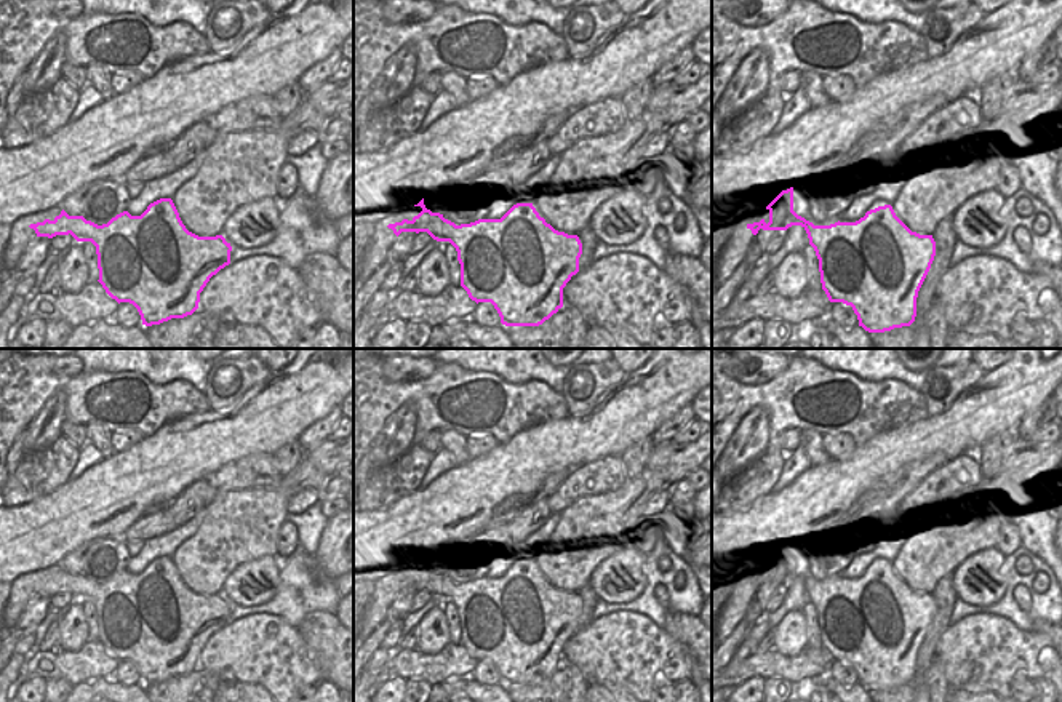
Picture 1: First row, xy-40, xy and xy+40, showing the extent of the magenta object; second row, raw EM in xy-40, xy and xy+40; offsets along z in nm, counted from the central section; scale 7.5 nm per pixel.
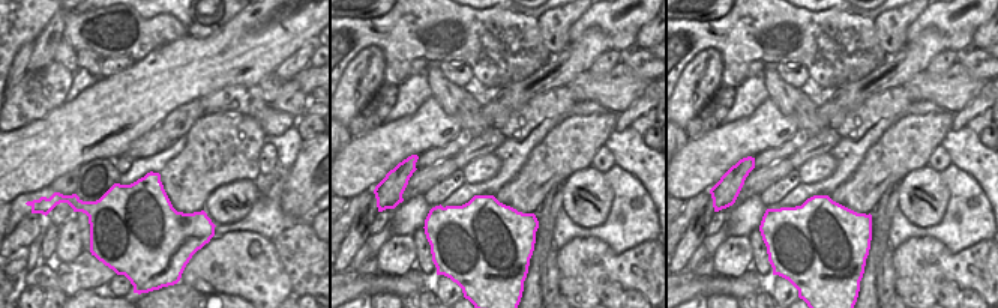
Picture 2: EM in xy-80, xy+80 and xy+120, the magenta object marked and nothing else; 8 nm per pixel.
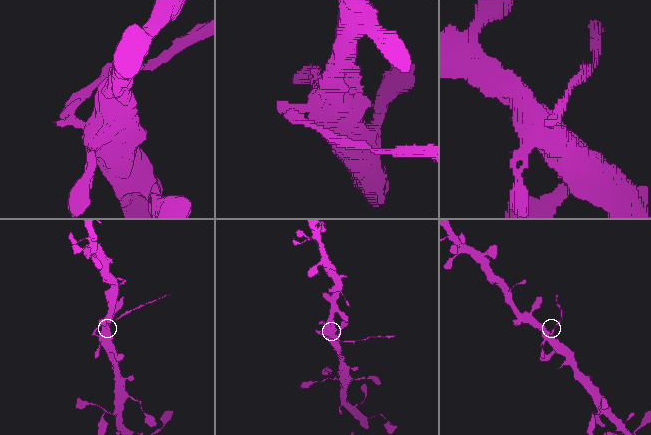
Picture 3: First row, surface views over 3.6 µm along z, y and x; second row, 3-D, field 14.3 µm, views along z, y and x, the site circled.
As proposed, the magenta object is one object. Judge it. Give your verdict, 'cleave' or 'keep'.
cleave

